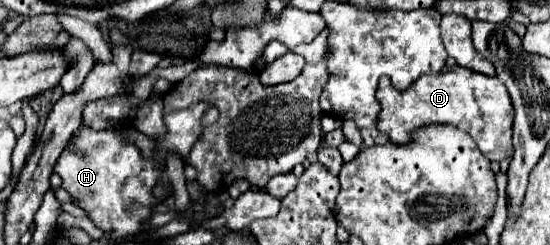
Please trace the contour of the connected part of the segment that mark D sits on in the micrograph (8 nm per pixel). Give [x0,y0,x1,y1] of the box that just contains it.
[377,67,513,161]

